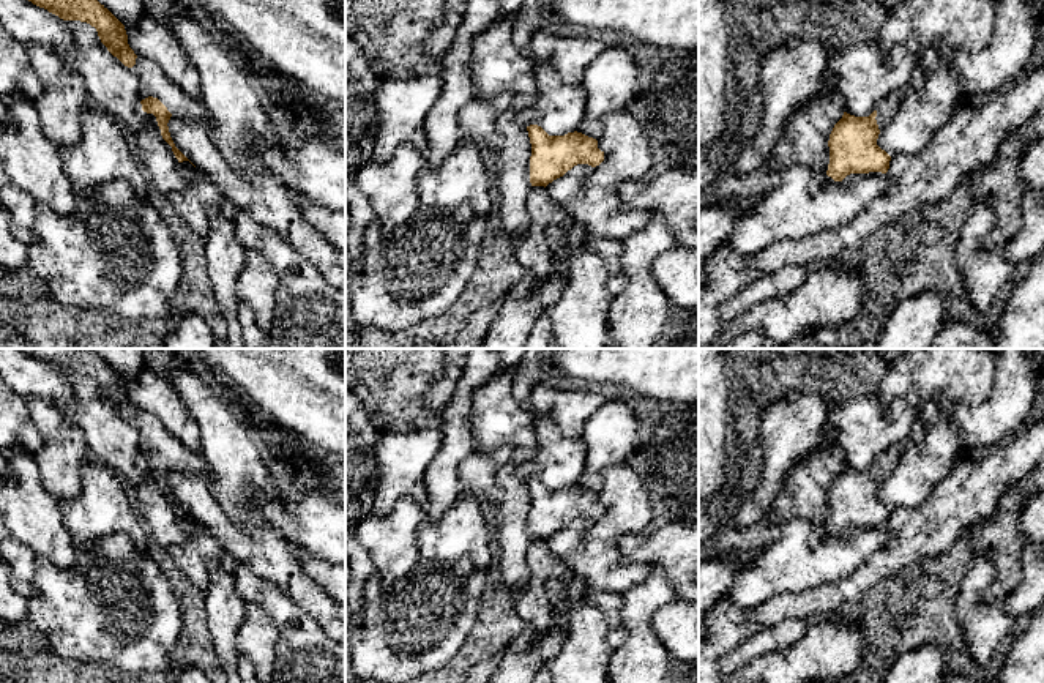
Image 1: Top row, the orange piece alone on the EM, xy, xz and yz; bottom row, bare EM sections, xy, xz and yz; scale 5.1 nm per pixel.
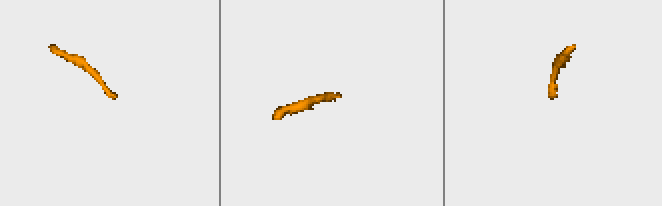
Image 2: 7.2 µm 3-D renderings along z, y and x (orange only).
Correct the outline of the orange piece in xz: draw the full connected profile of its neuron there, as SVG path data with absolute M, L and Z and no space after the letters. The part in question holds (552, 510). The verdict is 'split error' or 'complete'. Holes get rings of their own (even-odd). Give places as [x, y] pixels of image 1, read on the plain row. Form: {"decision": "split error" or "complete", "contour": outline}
{"decision": "complete", "contour": "M538 478L527 480L527 484L531 497L531 539L546 541L577 517L596 521L604 514L604 505L598 502L598 494L582 486L549 489Z"}

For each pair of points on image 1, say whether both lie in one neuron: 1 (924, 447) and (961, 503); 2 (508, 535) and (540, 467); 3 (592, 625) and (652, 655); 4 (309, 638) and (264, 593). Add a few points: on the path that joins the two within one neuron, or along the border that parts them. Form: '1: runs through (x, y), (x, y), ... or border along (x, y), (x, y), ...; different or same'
1: border along (954, 467), (934, 488); different
2: border along (536, 447), (536, 453), (514, 472), (525, 481); different
3: border along (614, 650), (607, 666); different
4: runs through (297, 631), (276, 606); same

